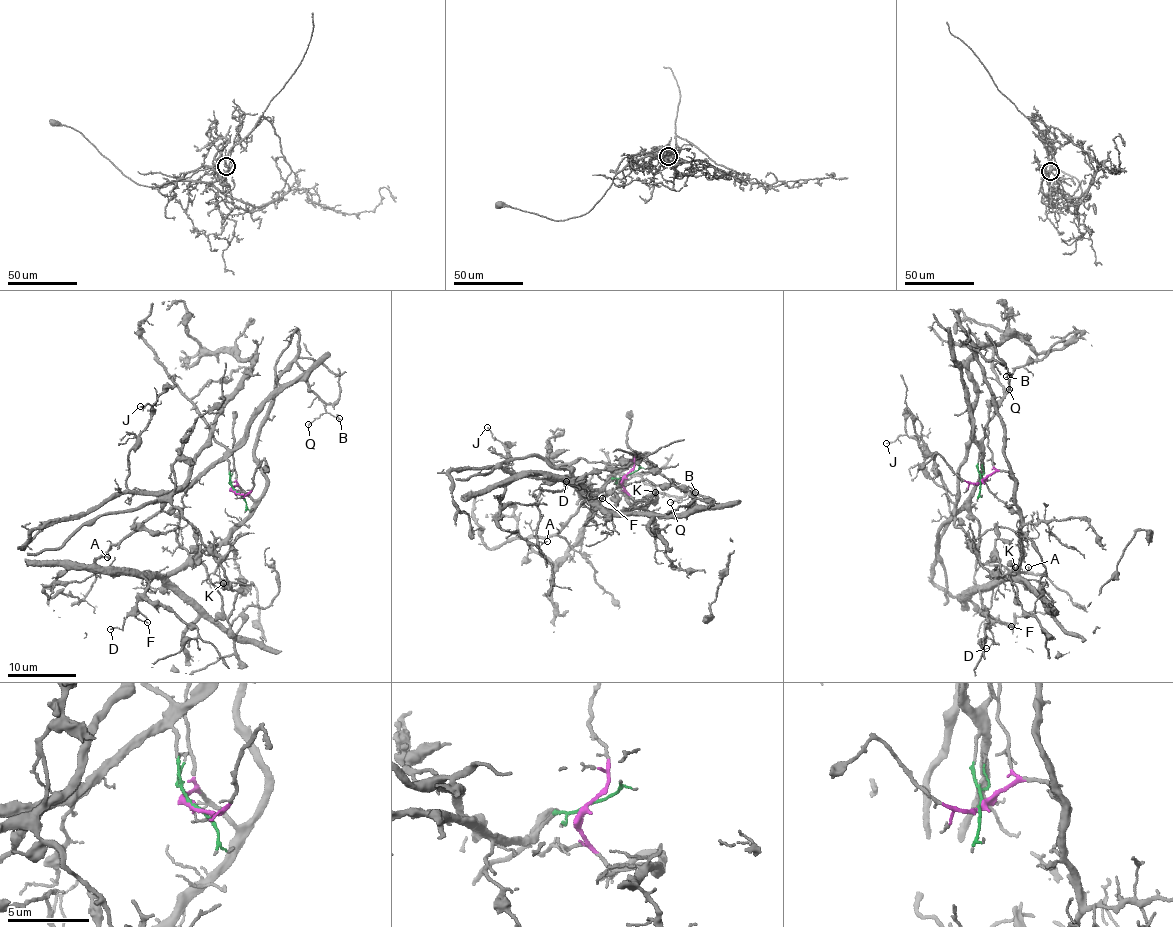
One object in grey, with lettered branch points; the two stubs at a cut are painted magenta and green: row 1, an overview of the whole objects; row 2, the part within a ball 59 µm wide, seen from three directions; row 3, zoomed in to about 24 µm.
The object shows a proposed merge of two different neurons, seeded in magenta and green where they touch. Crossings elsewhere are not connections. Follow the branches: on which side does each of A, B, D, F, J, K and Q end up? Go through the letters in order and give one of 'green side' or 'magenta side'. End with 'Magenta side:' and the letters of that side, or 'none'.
A: green side
B: magenta side
D: magenta side
F: magenta side
J: green side
K: magenta side
Q: magenta side
Magenta side: B, D, F, K, Q

